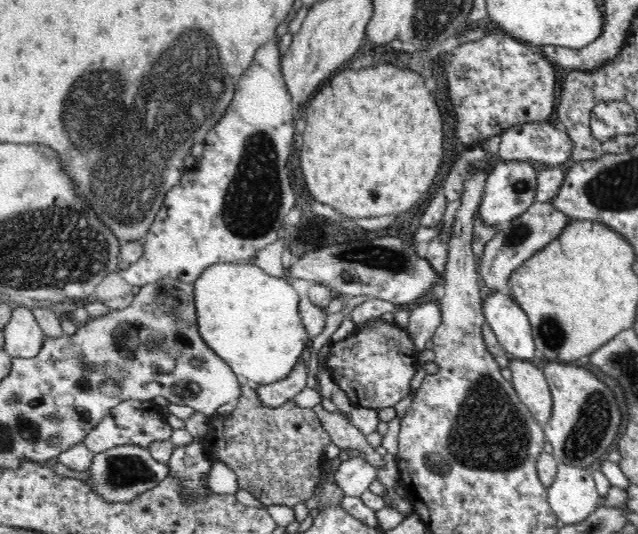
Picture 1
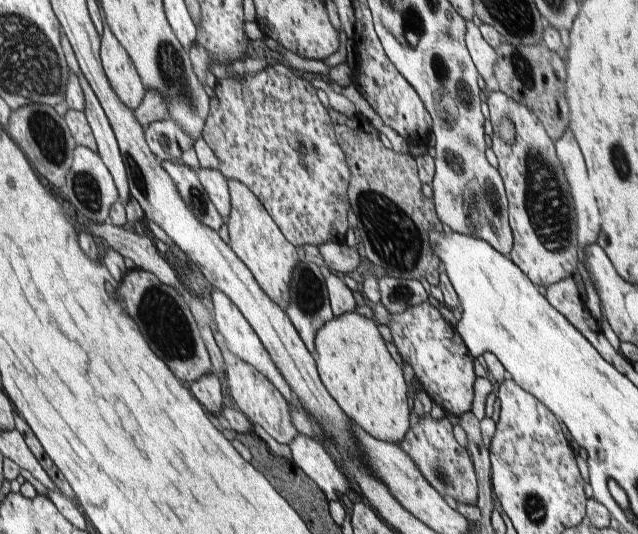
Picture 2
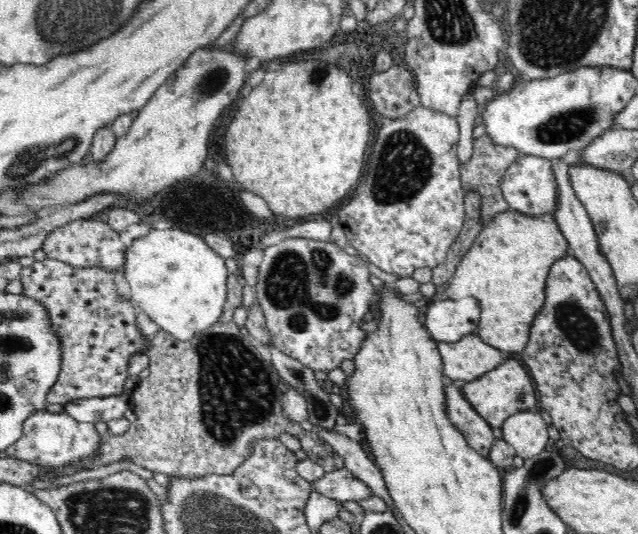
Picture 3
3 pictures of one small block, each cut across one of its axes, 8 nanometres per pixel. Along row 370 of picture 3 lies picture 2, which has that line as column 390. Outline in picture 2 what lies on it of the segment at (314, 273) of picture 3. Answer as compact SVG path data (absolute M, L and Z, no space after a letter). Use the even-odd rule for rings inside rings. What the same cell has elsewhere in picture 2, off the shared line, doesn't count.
M421 304L415 308L407 308L403 314L393 314L387 326L393 336L393 344L403 358L403 364L413 368L415 378L433 400L433 404L441 404L445 414L463 416L467 414L473 398L473 370L471 356L467 354L467 344L463 338L451 330L451 326L439 316L439 312L431 304Z

